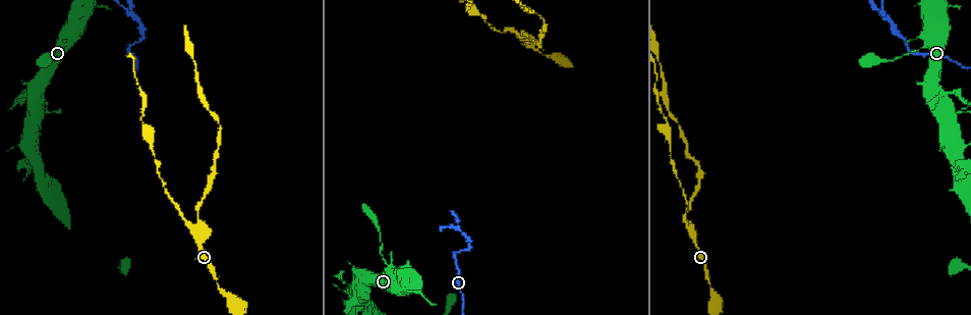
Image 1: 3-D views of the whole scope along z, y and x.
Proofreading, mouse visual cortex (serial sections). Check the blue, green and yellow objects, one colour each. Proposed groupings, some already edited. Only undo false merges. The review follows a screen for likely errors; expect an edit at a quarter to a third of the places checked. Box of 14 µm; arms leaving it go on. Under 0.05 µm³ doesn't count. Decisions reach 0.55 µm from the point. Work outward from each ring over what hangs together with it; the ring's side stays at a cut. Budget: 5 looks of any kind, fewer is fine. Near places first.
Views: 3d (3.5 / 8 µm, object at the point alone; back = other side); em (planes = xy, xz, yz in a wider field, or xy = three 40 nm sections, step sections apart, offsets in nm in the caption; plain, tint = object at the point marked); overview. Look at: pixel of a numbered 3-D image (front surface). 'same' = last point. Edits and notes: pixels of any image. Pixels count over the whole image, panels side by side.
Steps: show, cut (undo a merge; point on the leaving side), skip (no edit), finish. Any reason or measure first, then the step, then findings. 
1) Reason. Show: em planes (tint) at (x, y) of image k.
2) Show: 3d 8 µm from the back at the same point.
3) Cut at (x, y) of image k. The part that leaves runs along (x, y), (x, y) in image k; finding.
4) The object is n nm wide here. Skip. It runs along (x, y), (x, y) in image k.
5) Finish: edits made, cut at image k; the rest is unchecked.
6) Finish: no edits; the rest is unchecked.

Sharp bend. Show: 3d 8 µm at (130, 51) of image 1.

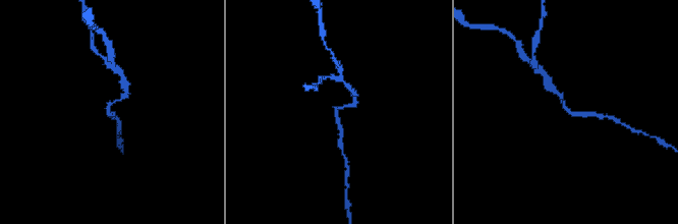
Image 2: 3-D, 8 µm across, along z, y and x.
Show: 3d 3.5 µm at (567, 109) of image 2.

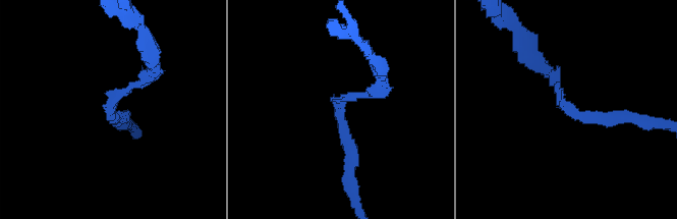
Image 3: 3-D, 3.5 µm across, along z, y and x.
The arms are 150, 150 nm wide; shape alone is not enough. Show: em planes (tint) at (340, 107) of image 3.

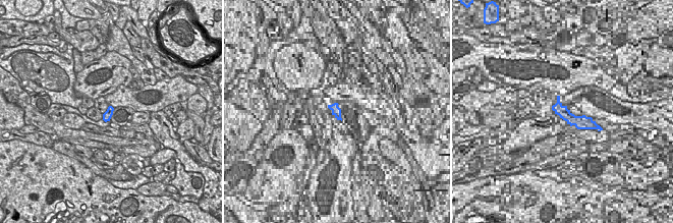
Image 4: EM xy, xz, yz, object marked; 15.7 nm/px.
Skip. It runs along (635, 119), (580, 116), (547, 69) in image 3; continuous, no second cell.

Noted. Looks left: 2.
Three arms meet. Show: 3d 8 µm at (195, 232) of image 1.

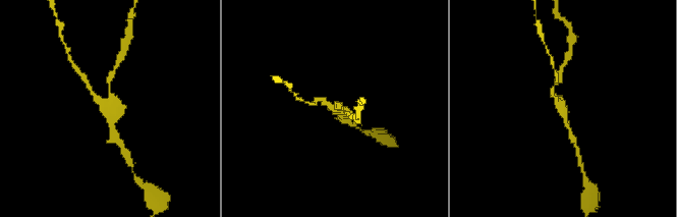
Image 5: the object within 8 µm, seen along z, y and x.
Show: em planes (tint) at (106, 108) of image 5.

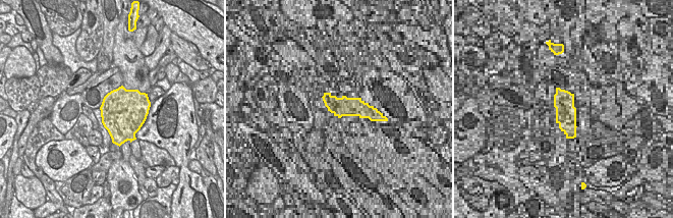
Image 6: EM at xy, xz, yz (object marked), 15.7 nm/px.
Cut at (111, 74) of image 5. The part that leaves runs along (108, 105), (108, 80), (115, 68) in image 5; two cells meet here.

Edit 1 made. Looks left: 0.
Finish: edits made, cut at image 5; the rest is unchecked.

